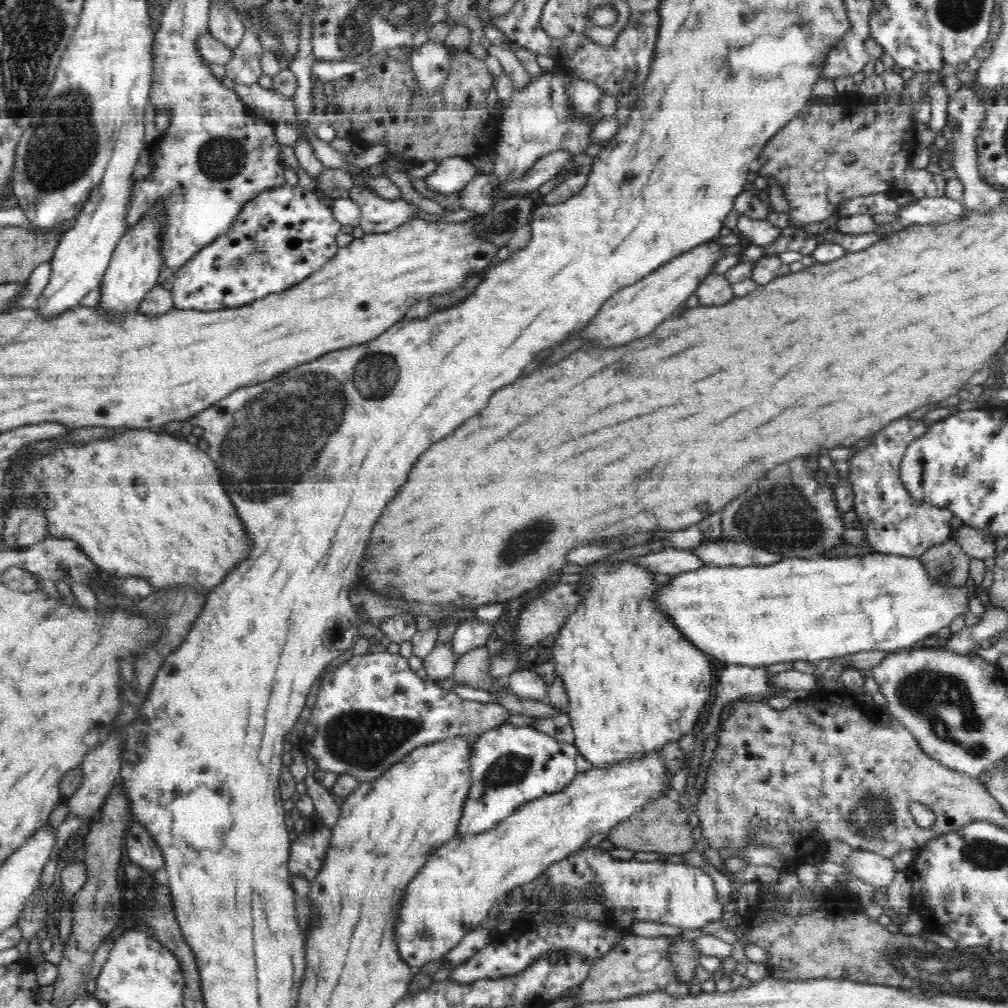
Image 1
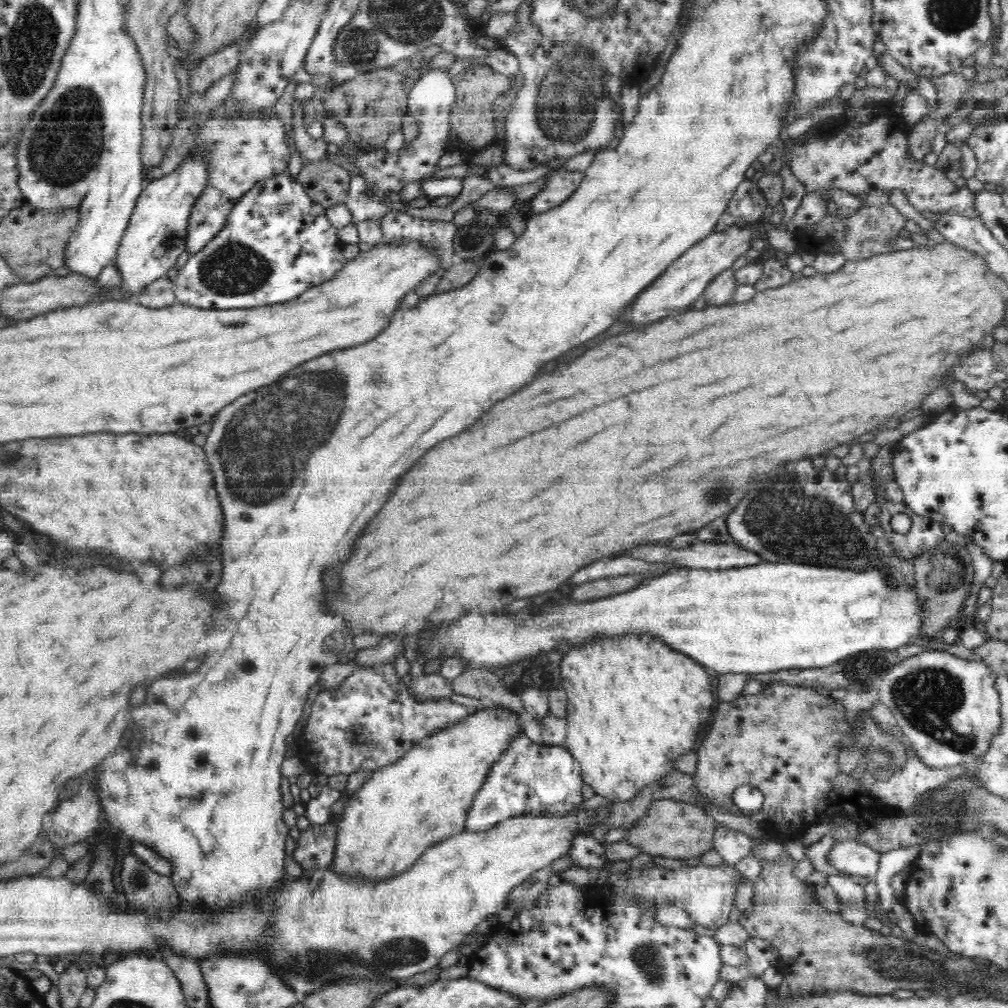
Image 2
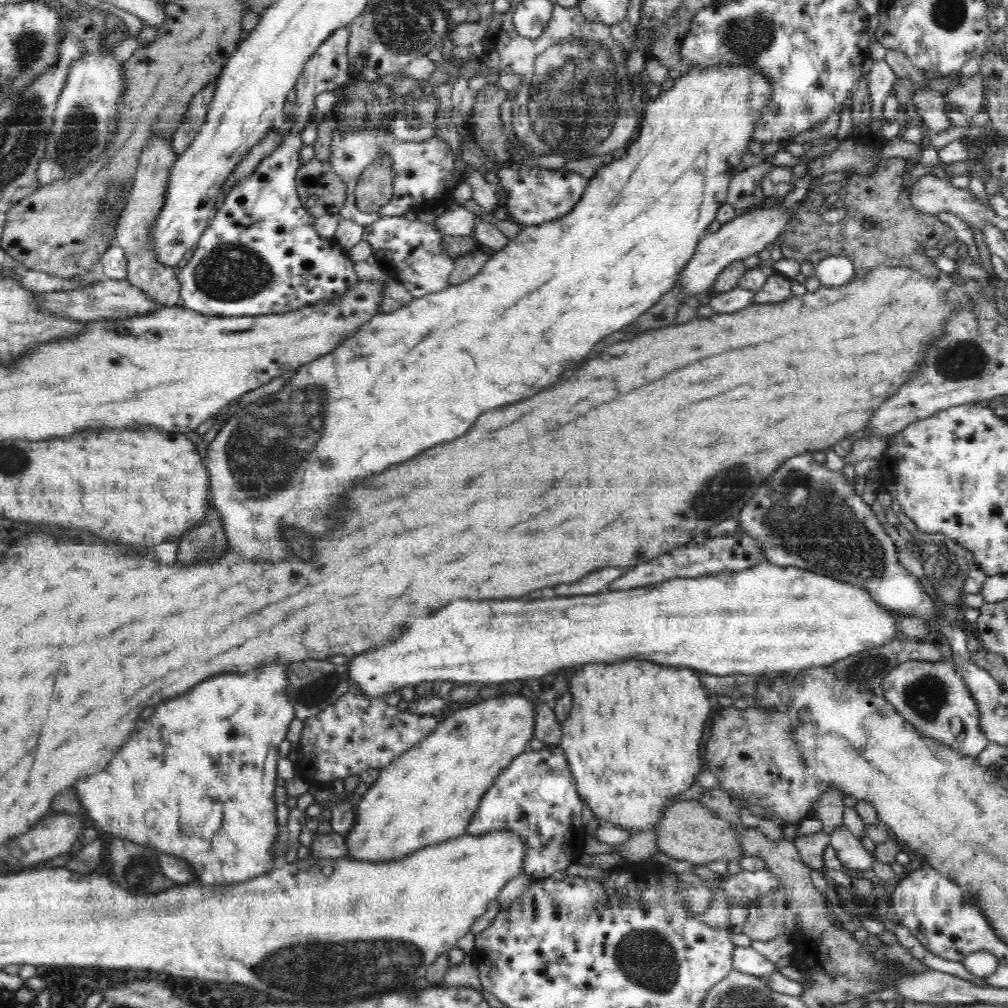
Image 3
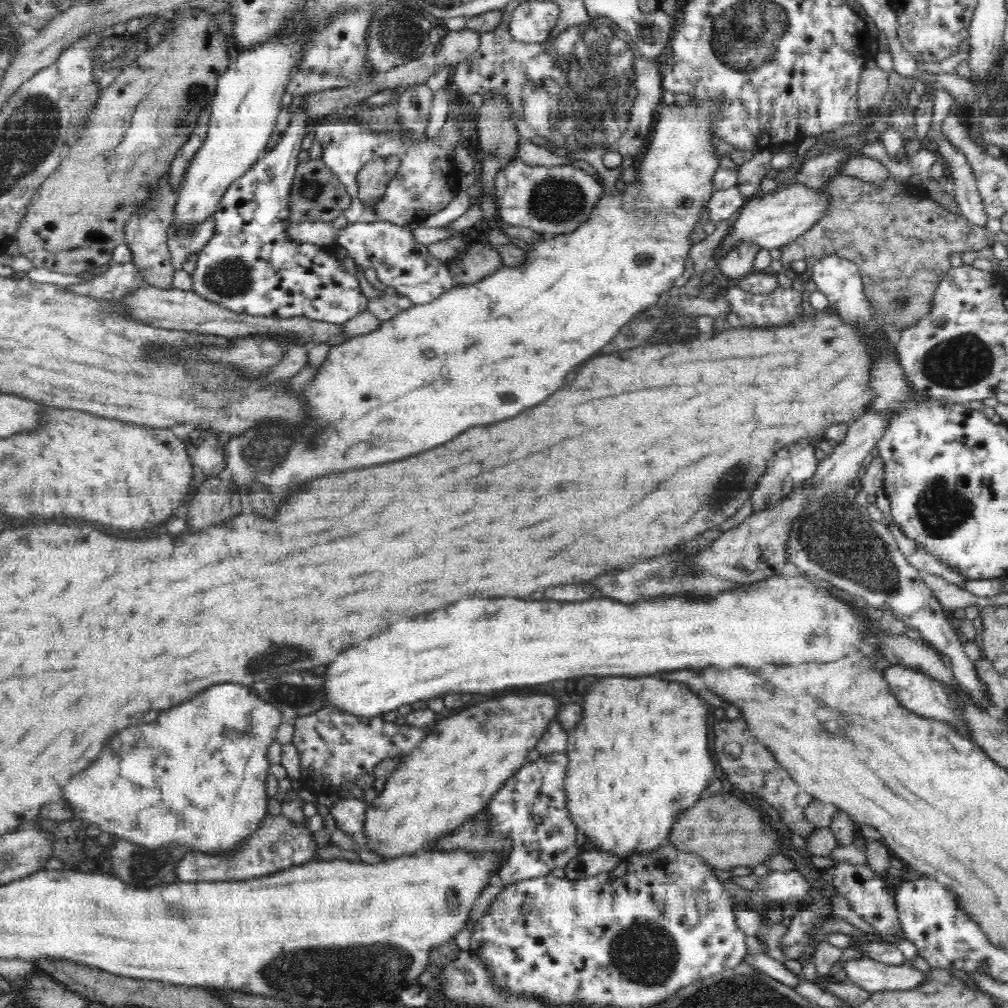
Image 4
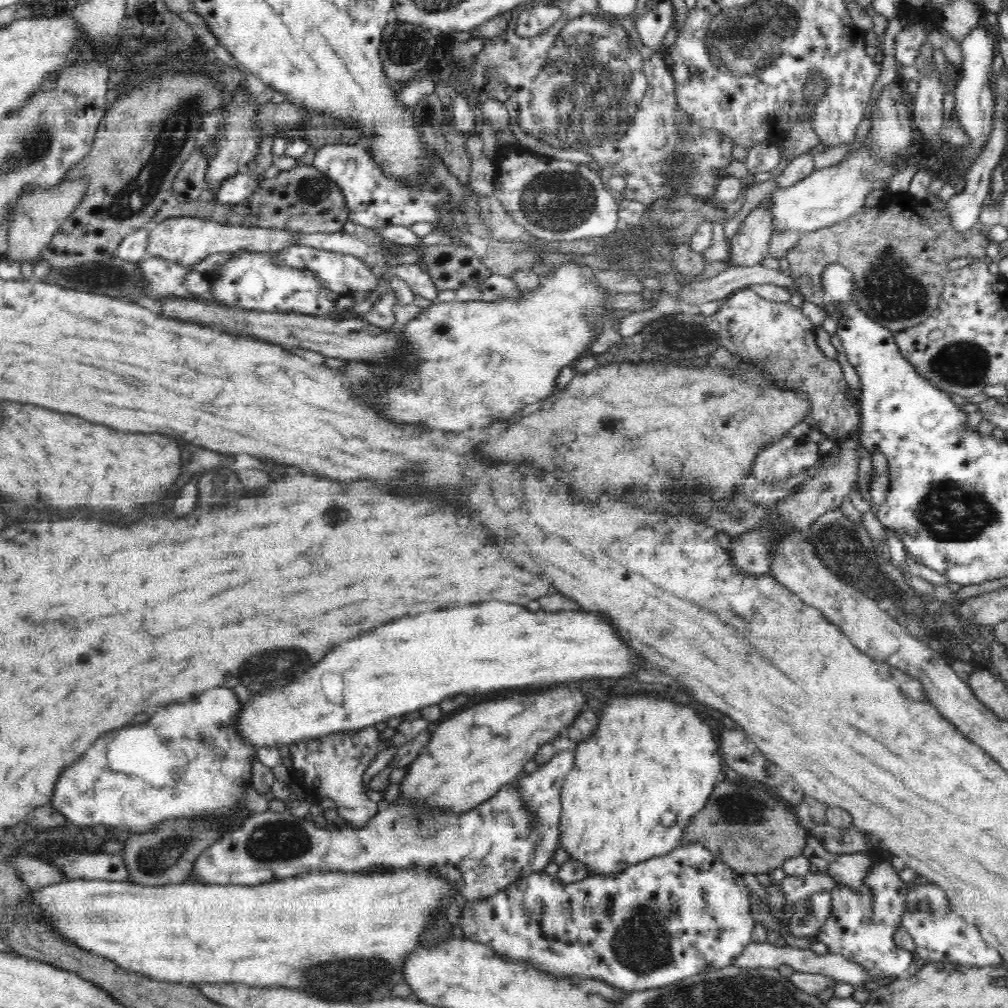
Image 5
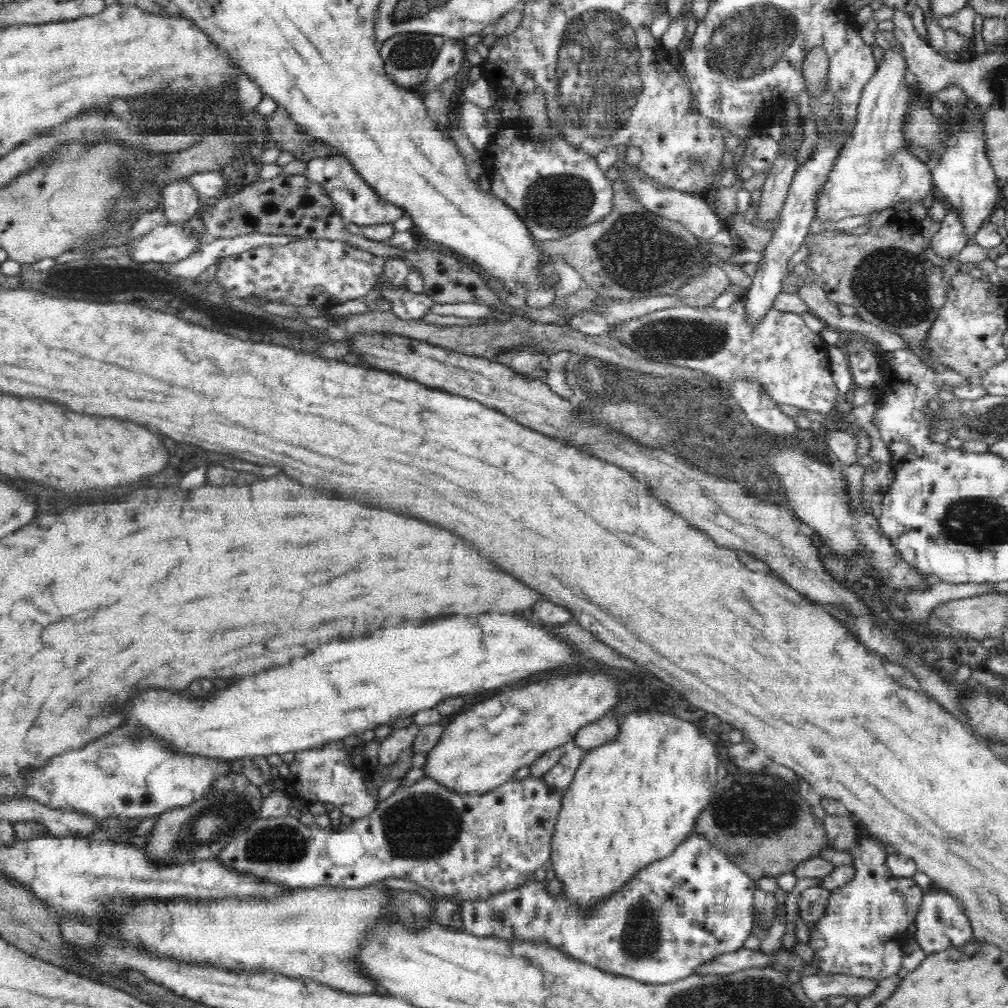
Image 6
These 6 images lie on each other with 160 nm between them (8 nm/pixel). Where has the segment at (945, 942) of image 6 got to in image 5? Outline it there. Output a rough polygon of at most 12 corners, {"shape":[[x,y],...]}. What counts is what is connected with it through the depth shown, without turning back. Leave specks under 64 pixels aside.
{"shape":[[913,884],[902,926],[924,962],[1004,966],[945,890]]}

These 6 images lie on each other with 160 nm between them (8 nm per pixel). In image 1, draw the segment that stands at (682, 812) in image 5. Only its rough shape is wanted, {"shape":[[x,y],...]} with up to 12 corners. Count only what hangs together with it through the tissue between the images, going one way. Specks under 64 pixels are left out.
{"shape":[[636,557],[592,562],[555,634],[573,744],[639,760],[694,730],[712,668]]}

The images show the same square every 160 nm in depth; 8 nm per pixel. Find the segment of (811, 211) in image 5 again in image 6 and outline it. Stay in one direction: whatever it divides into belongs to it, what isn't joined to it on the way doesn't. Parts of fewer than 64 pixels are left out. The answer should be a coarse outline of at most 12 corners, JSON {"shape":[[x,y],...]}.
{"shape":[[902,47],[866,83],[816,201],[836,222],[920,202],[930,167],[904,148],[914,89]]}

